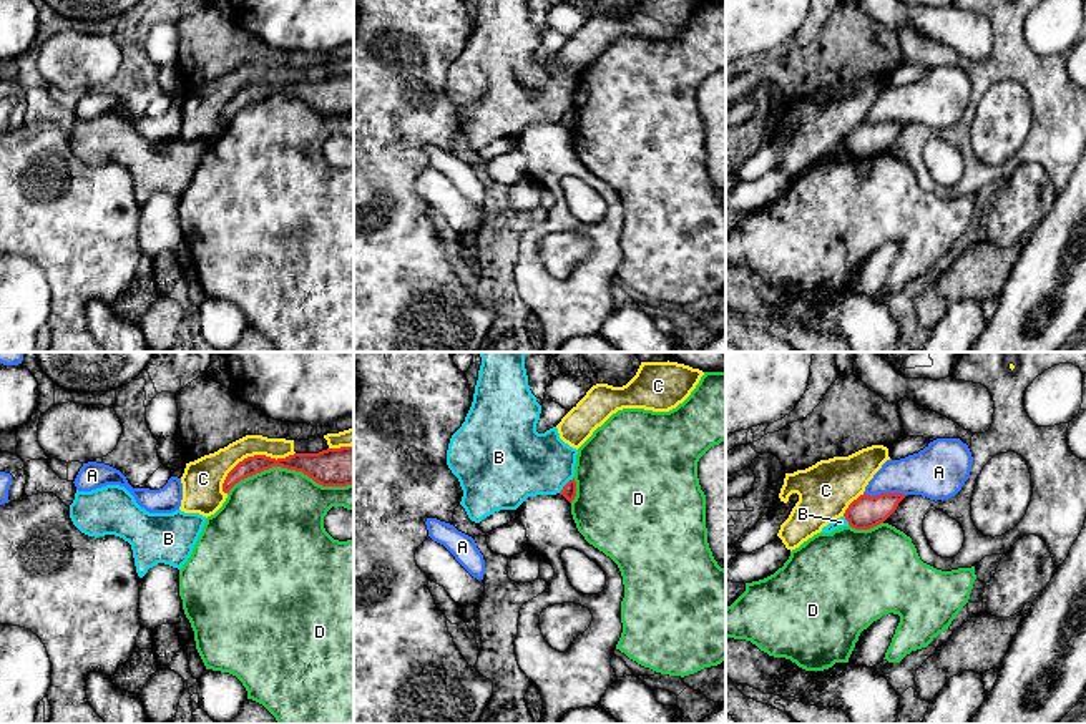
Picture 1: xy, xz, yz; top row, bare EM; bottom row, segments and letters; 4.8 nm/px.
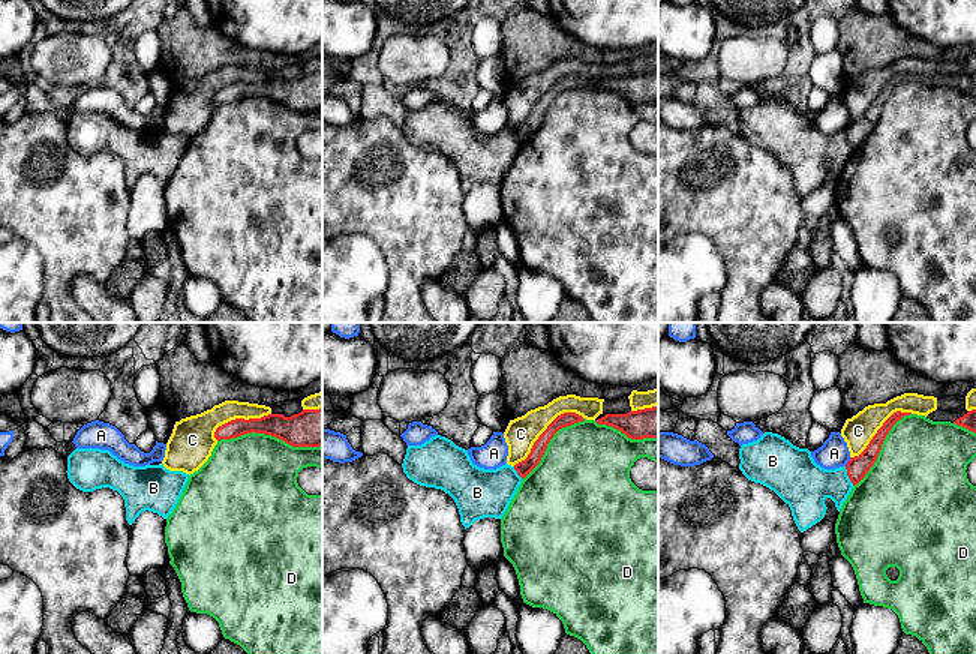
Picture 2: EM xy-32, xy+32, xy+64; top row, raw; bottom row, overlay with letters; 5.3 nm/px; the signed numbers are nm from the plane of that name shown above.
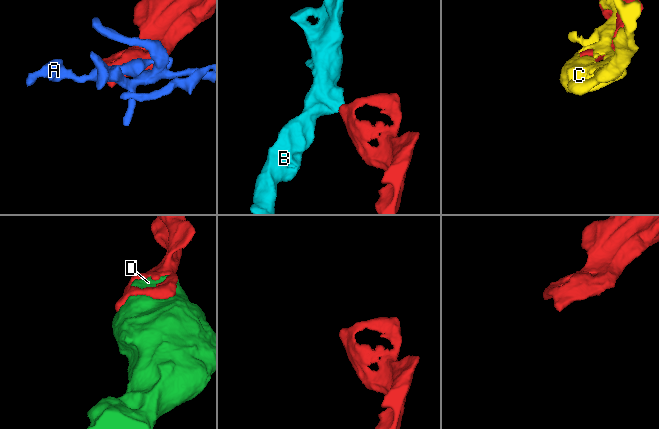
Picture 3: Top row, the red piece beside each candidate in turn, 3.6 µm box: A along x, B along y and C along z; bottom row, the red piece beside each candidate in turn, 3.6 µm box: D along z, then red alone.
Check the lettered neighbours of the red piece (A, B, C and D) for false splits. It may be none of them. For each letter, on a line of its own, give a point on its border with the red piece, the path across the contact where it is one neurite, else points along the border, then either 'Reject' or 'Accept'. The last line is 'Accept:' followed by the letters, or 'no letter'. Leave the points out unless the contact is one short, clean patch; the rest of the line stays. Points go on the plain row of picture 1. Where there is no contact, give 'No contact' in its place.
A: Touches red at yz (885, 122). Reject
B: Touches red at xz (565, 113). Boundary: xz (573, 107), (558, 120). Reject
C: Touches red at xy (254, 83). Reject
D: Touches red at xy (289, 97). Reject
Accept: no letter

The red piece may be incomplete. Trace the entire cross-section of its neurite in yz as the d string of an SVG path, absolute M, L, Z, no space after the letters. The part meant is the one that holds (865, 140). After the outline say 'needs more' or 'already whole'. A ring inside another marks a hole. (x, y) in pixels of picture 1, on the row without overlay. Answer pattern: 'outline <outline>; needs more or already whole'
outline M867 121L854 128L844 144L855 158L870 158L883 151L905 126L903 121L882 121L870 125Z; already whole

